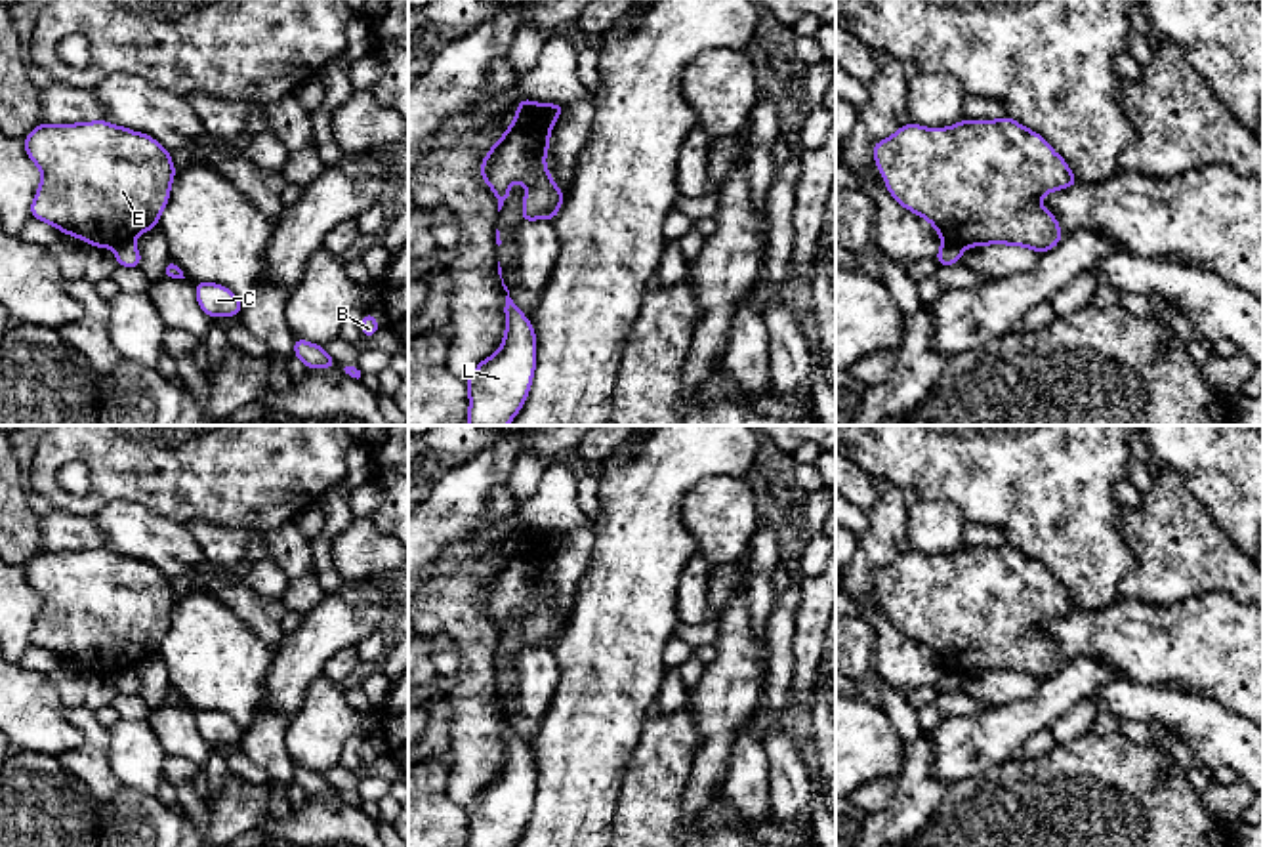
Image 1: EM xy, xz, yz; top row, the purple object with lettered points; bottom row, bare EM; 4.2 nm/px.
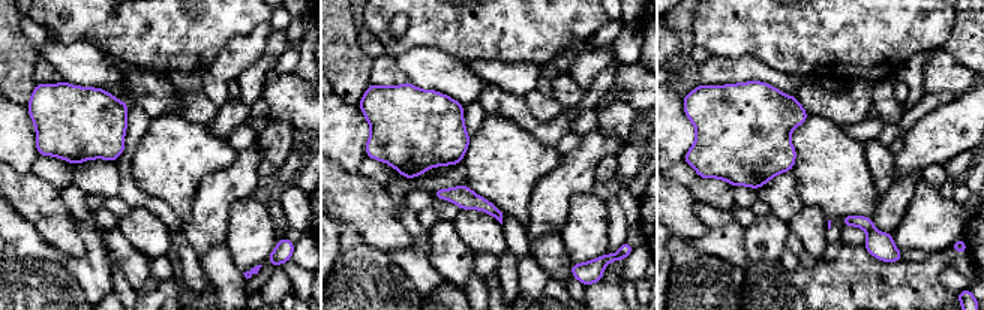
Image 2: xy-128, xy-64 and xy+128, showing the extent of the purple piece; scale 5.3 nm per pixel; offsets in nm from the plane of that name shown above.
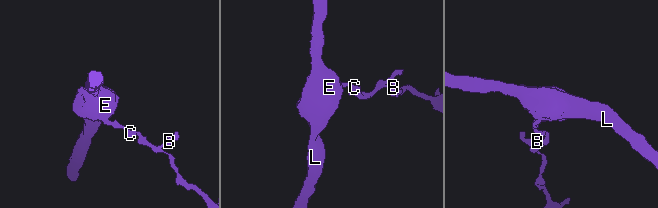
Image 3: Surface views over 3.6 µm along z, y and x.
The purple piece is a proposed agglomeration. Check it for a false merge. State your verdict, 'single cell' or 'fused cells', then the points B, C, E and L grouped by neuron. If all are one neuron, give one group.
fused cells; groups B C / E L

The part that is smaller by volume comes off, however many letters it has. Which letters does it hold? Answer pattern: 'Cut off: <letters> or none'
Cut off: B, C

